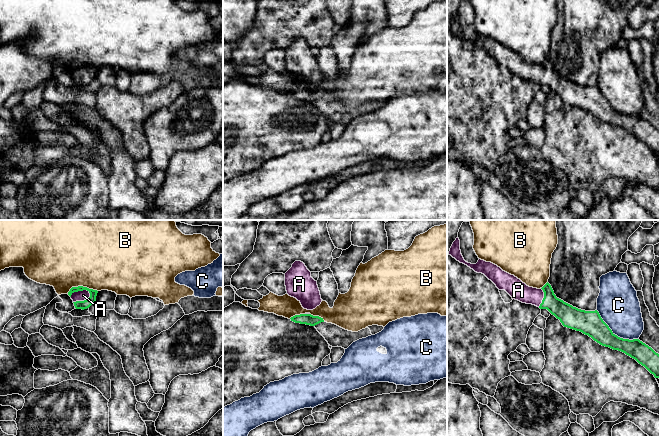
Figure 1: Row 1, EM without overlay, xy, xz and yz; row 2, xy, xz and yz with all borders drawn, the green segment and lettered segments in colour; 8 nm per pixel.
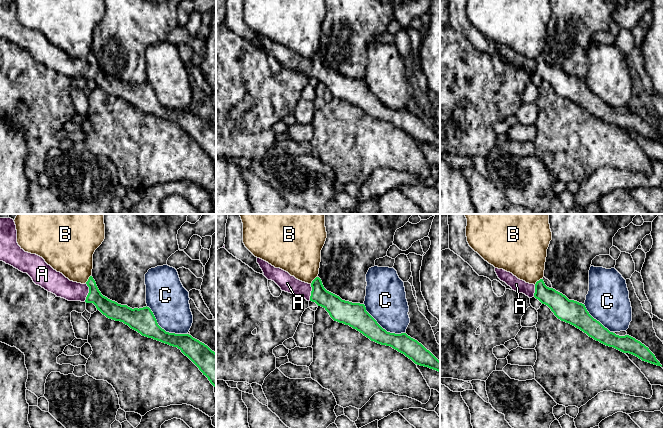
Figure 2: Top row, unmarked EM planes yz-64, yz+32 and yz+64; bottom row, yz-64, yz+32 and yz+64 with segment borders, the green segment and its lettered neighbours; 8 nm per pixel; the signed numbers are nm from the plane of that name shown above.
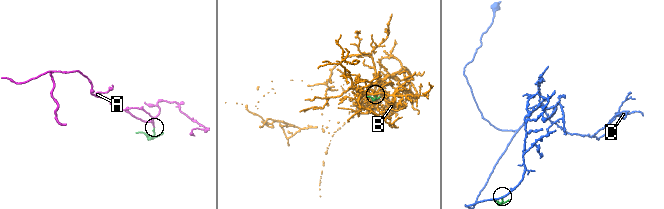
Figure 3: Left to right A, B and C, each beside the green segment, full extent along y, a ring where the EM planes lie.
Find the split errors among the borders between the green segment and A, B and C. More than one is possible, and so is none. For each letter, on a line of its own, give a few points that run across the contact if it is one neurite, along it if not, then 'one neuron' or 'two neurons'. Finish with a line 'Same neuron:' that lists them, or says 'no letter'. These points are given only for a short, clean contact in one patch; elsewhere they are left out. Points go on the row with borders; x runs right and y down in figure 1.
A: line xy (85, 304), (89, 293), (80, 290), (83, 295); one neuron
B: line xy (97, 291), (82, 286), (73, 286), (67, 293); two neurons
C: two neurons
Same neuron: A

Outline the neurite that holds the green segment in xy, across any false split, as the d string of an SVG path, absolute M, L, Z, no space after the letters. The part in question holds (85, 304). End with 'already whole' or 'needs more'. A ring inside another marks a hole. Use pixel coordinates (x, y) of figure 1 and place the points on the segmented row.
M78 286L72 287L68 292L68 295L73 300L76 309L84 310L96 303L97 293L97 290L89 289L83 286Z | needs more

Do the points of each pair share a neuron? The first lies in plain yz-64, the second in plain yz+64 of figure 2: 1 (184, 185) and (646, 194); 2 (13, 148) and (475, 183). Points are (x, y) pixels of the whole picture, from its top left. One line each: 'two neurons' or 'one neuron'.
1: one neuron
2: two neurons

